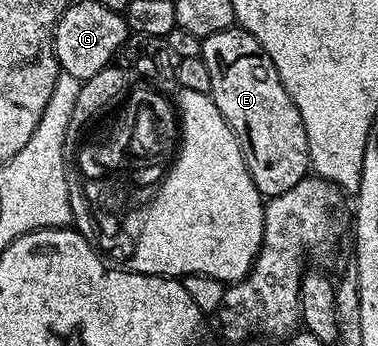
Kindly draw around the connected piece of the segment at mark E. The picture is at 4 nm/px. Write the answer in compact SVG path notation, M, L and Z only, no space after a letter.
M233 28L203 39L200 57L210 68L212 102L234 132L258 192L265 199L290 192L310 174L306 128L290 92L286 92L270 56L266 56L266 48L250 32Z

